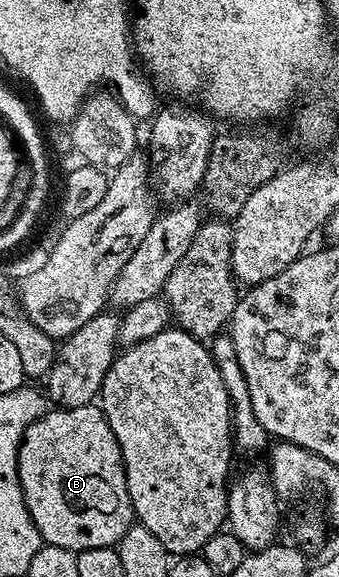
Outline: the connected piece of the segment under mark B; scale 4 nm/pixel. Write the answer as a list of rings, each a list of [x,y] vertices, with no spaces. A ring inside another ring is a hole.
[[[97,403],[75,408],[55,407],[32,422],[18,445],[18,473],[28,514],[32,522],[36,522],[36,530],[46,544],[75,554],[93,548],[113,548],[124,538],[130,525],[135,523],[120,446]]]

